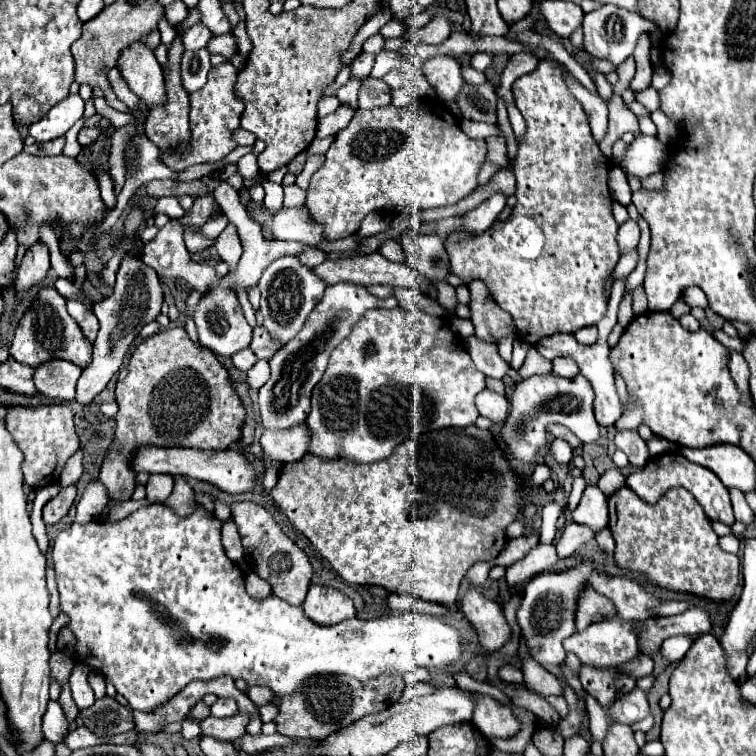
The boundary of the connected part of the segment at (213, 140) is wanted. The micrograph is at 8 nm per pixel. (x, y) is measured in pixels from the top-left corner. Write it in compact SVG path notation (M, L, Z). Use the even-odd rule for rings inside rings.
M226 60L224 64L210 68L208 82L202 90L190 94L190 106L192 106L192 110L190 110L190 130L192 130L190 150L182 156L162 152L162 160L168 164L168 168L180 172L180 170L200 164L200 162L218 162L236 148L236 144L232 142L232 132L236 128L240 128L240 116L244 112L242 102L234 96L236 72L238 70L232 66L232 62Z

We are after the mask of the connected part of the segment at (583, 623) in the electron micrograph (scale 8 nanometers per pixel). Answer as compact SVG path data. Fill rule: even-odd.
M584 586L576 600L576 632L582 632L590 622L596 622L596 614L598 620L608 618L612 614L612 604L590 586Z

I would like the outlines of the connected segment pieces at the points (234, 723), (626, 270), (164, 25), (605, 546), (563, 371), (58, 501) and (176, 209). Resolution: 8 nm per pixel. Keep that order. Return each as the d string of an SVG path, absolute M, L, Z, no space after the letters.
M236 714L230 718L208 716L200 724L200 728L202 728L202 736L212 736L212 738L222 740L222 742L234 742L238 736L244 734L246 722L248 722L248 718L244 714Z
M636 248L630 250L630 252L626 252L626 254L620 258L620 262L616 264L614 278L624 278L624 276L628 276L628 274L636 268L636 260L638 260L638 250L636 250Z
M164 16L164 18L162 18L162 20L160 20L157 28L161 35L161 41L166 45L166 48L168 50L176 36L176 30L173 26L171 26L168 23L165 16Z
M608 527L604 528L595 535L595 539L600 548L607 554L613 555L615 549L615 542L612 533Z
M556 358L556 360L552 360L552 374L554 374L554 376L572 378L572 376L576 376L578 372L580 372L580 370L578 370L576 362L570 360L570 358Z
M76 484L62 488L62 492L60 492L58 496L54 496L54 498L44 506L44 510L42 510L42 512L44 512L44 522L46 522L46 524L56 524L56 522L60 522L60 520L68 514L70 506L74 504L74 498L76 498Z
M162 197L157 200L153 210L153 215L157 213L164 213L170 218L180 218L188 212L183 210L176 197Z

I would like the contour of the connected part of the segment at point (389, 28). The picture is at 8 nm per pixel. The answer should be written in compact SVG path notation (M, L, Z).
M392 18L390 22L386 22L386 24L380 28L380 34L382 34L384 38L398 38L398 36L404 36L408 30L410 30L410 28L408 28L408 24L406 24L404 20Z

